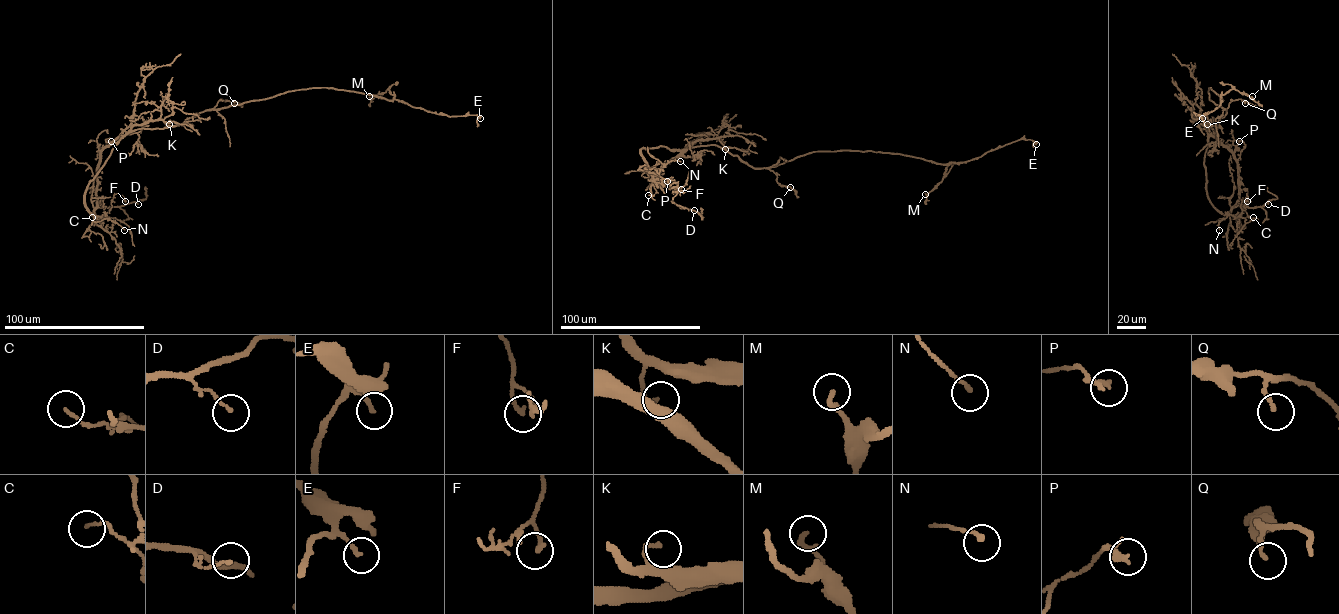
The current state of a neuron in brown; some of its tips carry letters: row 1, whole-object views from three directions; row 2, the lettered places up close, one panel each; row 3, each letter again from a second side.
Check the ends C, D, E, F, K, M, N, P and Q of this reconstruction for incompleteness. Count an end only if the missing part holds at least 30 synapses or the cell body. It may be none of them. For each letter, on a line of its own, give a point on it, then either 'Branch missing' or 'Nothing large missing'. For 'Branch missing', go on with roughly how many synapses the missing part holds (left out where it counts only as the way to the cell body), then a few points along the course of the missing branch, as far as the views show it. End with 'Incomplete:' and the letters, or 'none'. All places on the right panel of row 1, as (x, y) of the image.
C: Place: (1253, 217). Nothing large missing
D: Place: (1268, 204). Nothing large missing
E: Place: (1202, 118). Nothing large missing
F: Place: (1247, 201). Nothing large missing
K: Place: (1207, 124). Nothing large missing
M: Place: (1252, 96). Nothing large missing
N: Place: (1219, 230). Nothing large missing
P: Place: (1239, 141). Nothing large missing
Q: Place: (1245, 103). Nothing large missing
Incomplete: none

